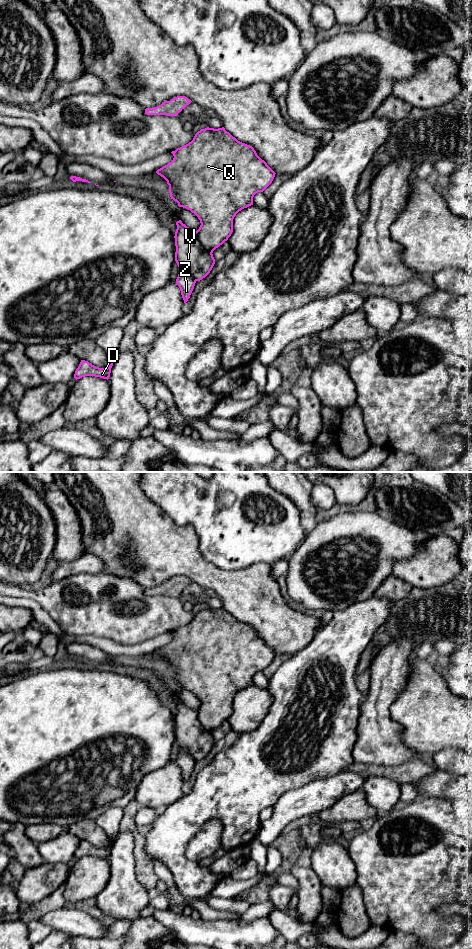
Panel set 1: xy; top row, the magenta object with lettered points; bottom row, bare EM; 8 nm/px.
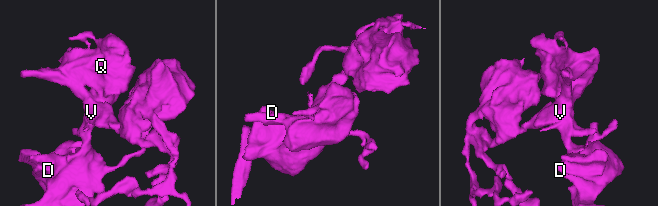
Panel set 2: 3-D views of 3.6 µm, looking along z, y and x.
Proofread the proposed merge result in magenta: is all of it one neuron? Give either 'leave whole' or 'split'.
split

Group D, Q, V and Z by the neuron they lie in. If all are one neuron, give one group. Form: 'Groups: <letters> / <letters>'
Groups: D Q Z / V

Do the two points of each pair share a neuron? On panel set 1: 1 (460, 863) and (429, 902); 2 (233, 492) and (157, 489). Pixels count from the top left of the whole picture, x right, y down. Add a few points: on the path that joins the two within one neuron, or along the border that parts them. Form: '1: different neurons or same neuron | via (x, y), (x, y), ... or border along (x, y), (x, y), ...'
1: same neuron | via (450, 873), (431, 892)
2: same neuron | via (214, 490), (207, 490), (205, 488), (176, 489)

